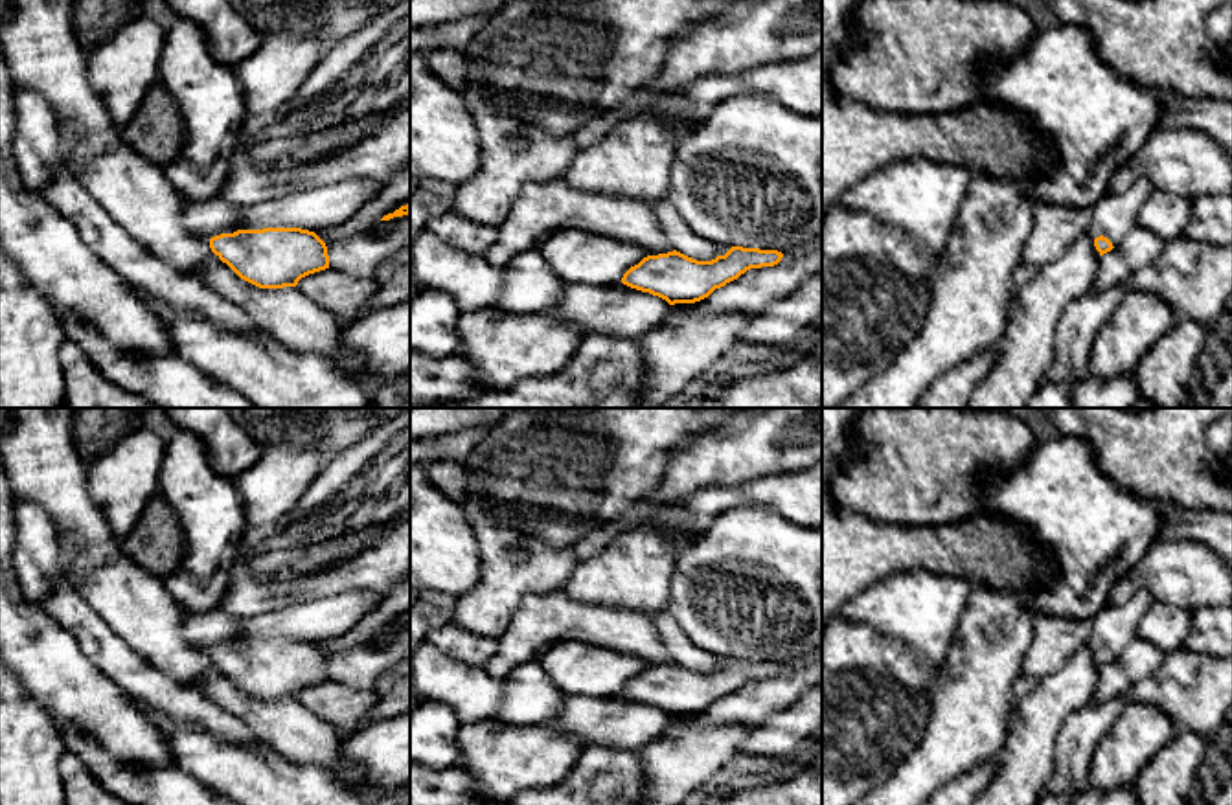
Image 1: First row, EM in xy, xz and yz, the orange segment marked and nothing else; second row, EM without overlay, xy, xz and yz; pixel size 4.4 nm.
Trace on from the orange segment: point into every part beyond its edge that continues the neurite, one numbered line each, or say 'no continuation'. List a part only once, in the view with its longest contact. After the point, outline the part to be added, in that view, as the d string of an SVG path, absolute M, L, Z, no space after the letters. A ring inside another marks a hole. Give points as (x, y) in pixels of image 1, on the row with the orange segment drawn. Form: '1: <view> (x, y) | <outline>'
1: xy (212, 217) | M215 197L206 202L186 200L184 217L186 228L210 241L221 233L234 233L245 230L239 224L241 206L226 202L222 197Z

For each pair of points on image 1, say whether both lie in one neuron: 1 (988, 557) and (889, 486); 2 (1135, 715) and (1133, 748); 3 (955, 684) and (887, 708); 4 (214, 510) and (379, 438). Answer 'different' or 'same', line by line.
1: different
2: same
3: different
4: different

